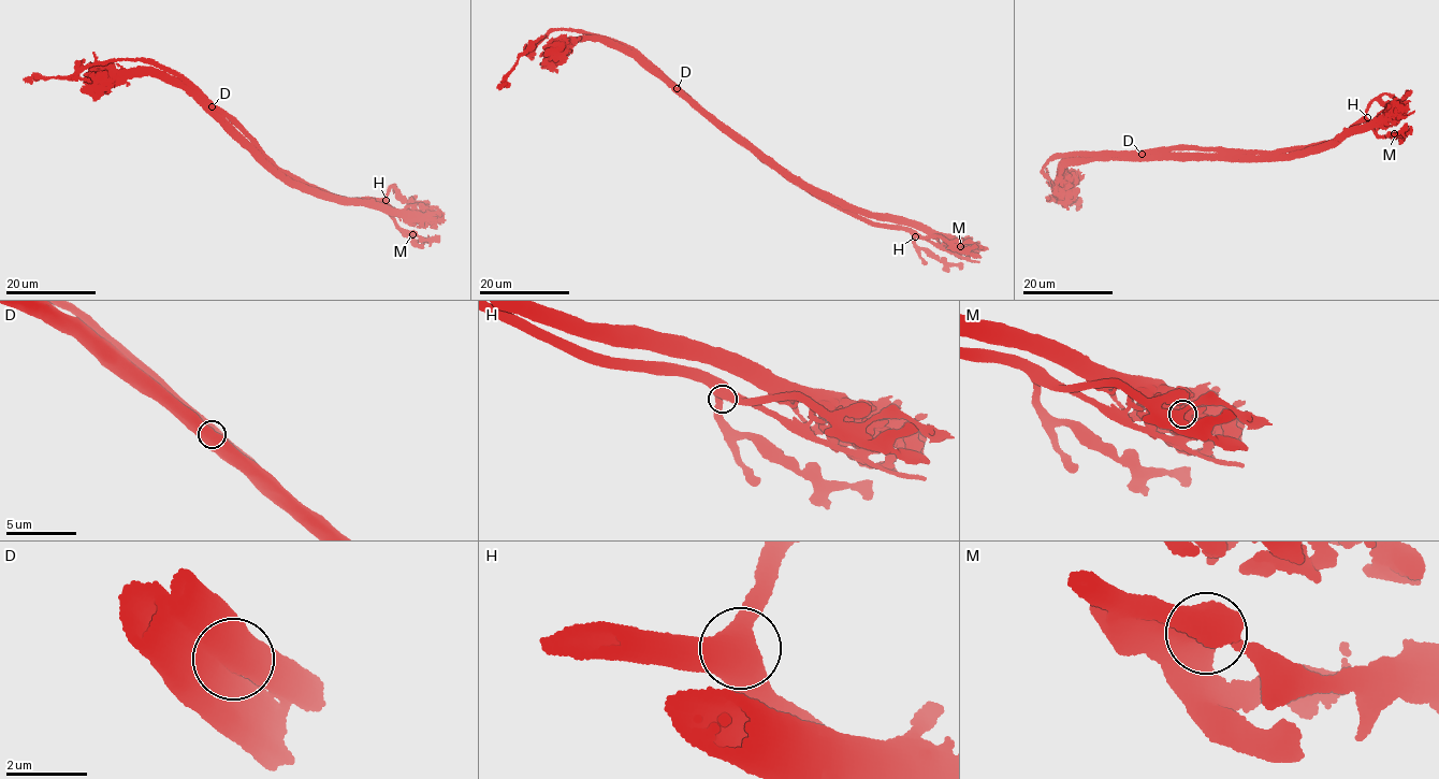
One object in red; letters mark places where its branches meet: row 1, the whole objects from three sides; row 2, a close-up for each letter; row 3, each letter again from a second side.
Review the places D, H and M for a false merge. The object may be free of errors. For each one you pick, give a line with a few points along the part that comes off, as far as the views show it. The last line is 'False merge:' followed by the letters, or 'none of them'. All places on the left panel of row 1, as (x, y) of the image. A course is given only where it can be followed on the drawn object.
D: (212, 106), (237, 120), (277, 167), (340, 196), (383, 202), (403, 231), (431, 240), (439, 235)
False merge: D

